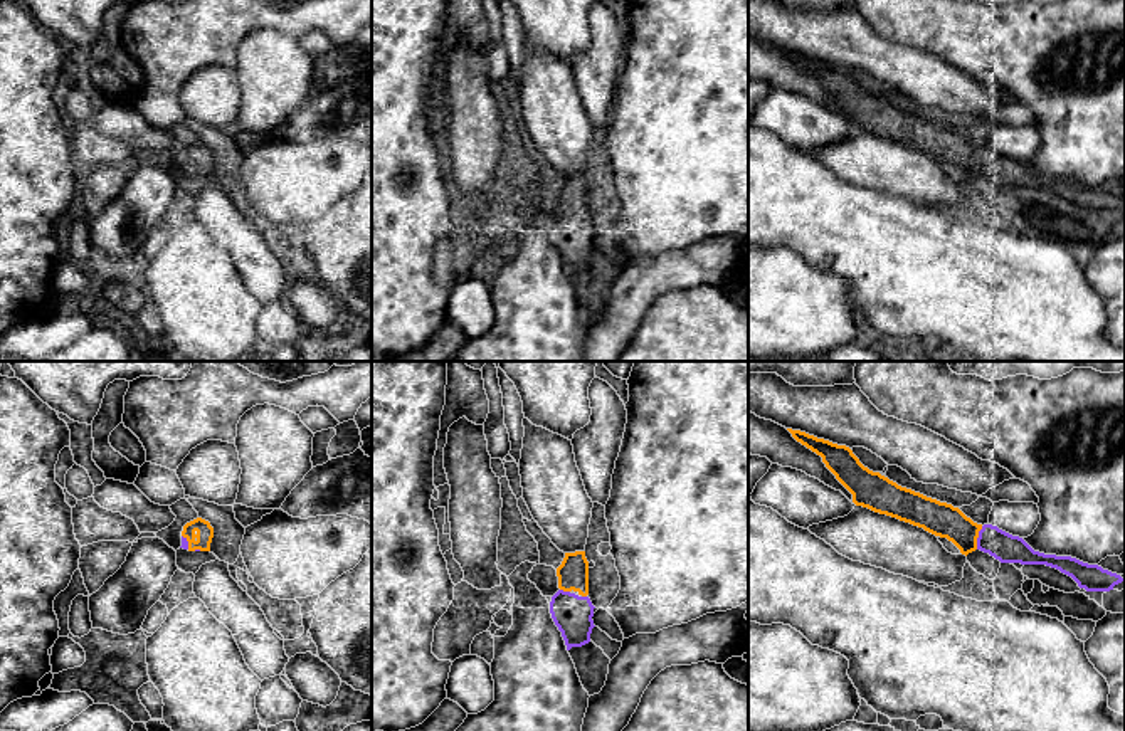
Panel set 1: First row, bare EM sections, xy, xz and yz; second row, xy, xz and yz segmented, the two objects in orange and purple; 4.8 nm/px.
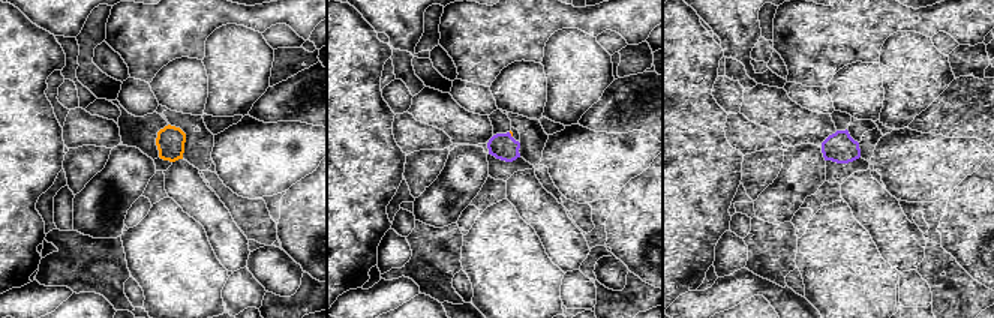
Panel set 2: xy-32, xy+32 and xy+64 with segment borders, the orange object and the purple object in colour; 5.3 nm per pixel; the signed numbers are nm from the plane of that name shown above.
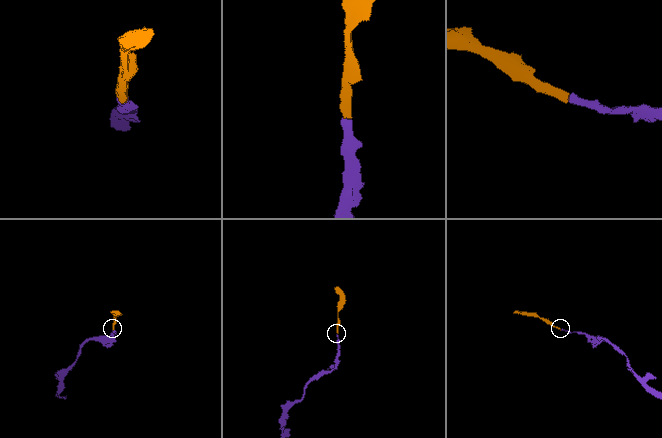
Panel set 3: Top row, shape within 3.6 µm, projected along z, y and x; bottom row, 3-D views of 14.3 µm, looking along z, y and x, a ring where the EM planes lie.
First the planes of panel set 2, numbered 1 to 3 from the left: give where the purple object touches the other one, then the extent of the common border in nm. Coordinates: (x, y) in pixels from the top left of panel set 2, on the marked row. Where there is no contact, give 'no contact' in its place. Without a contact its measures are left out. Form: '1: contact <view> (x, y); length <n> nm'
1: no contact
2: contact xy+32 (511, 135); length 40 nm
3: no contact

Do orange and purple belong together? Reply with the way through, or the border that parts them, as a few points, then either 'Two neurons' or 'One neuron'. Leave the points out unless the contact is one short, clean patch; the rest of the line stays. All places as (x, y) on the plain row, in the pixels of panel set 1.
One neuron

